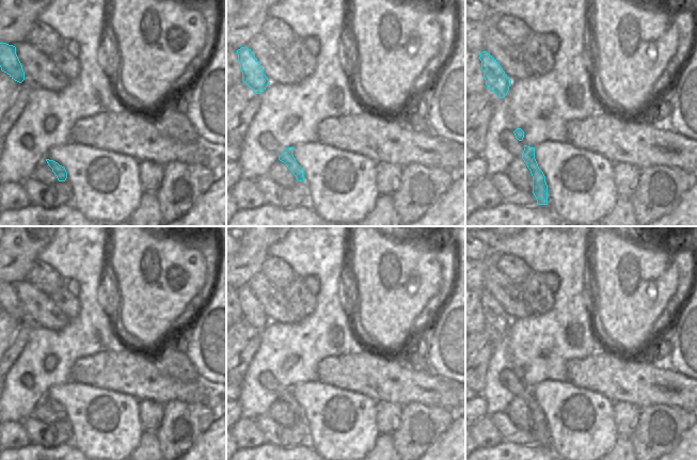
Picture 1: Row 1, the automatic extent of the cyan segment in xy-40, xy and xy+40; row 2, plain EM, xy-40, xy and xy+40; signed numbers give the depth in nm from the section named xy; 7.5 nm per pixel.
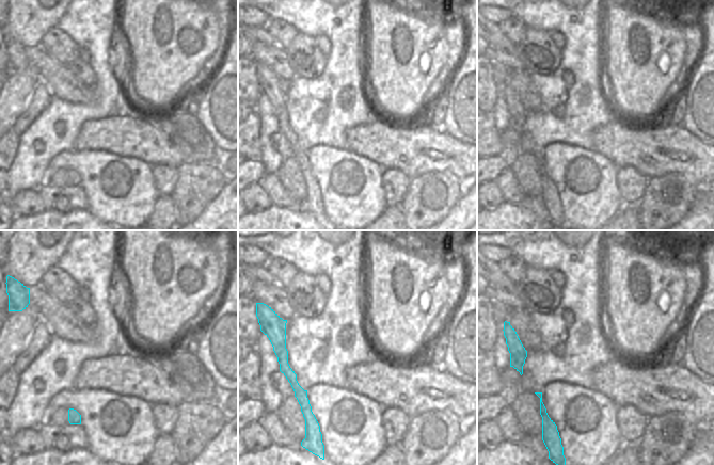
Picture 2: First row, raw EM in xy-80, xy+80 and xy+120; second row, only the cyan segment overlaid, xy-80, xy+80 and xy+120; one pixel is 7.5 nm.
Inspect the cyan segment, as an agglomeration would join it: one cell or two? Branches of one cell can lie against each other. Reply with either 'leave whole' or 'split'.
split

